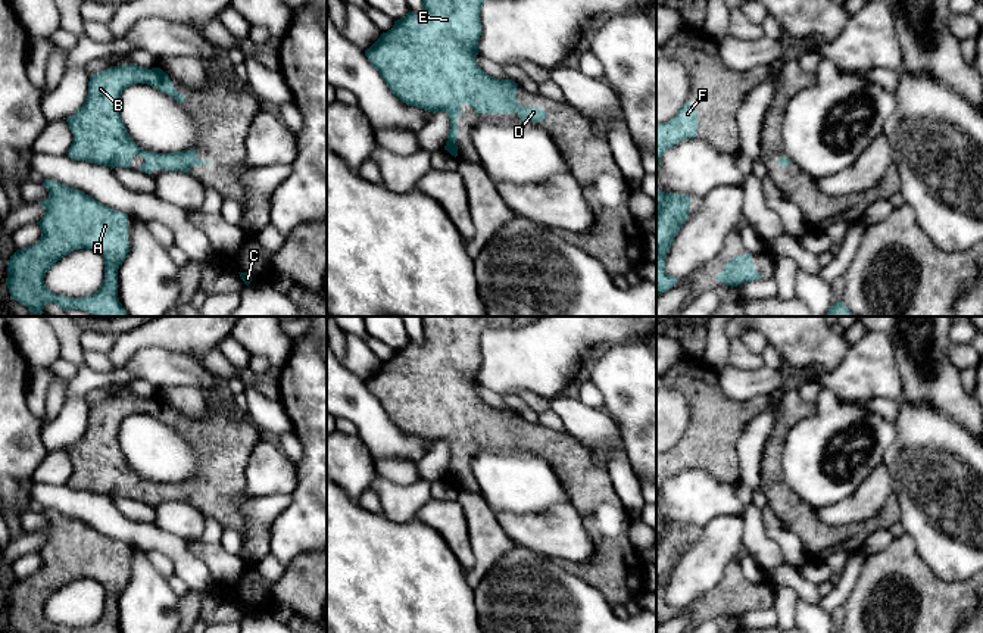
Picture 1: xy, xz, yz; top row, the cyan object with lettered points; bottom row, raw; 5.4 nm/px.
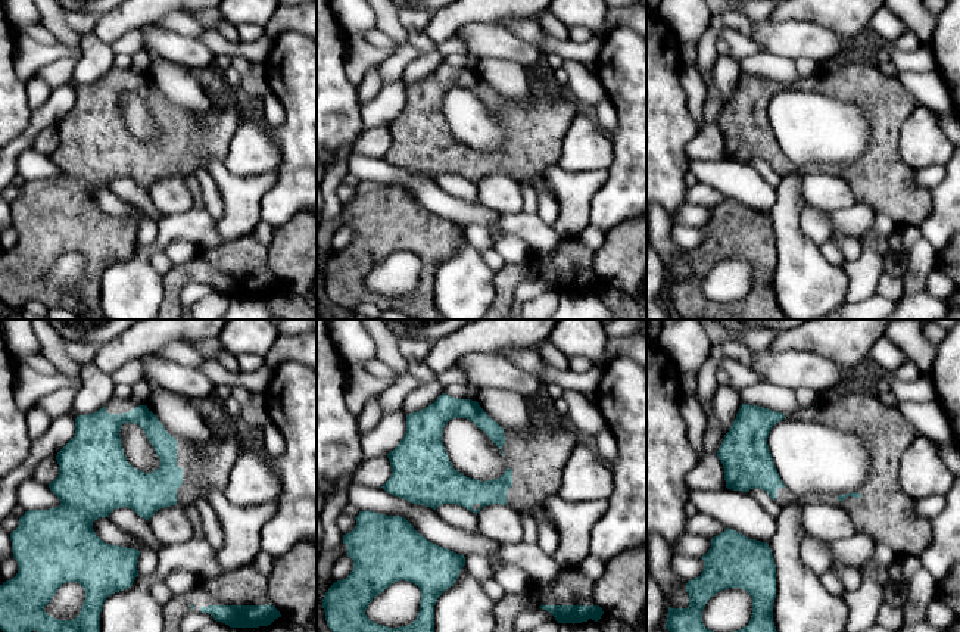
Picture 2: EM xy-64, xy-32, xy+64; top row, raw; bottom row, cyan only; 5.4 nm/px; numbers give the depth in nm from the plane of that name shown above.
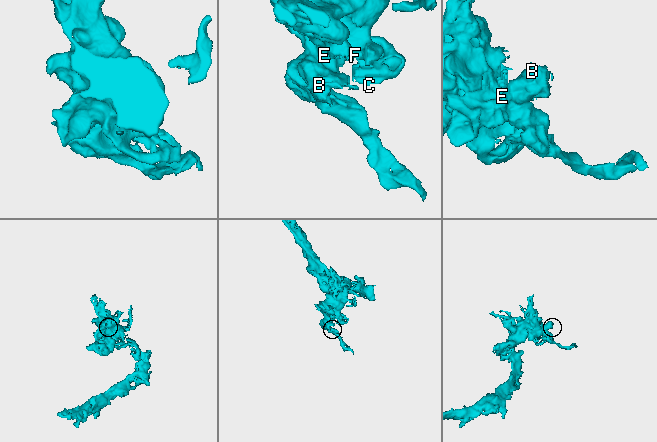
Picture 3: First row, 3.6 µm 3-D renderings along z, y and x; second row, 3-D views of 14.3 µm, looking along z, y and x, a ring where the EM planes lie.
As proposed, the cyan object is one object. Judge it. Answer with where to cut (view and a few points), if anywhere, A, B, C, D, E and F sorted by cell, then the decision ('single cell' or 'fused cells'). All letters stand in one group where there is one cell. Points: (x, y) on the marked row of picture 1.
no cut | A B C D E F | single cell

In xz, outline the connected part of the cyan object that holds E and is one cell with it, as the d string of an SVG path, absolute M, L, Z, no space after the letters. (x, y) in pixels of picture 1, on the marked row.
M422 0L422 13L408 12L394 21L387 32L365 50L371 65L380 72L390 91L403 103L428 112L446 112L450 119L444 150L458 156L458 116L461 106L469 105L477 113L518 113L519 121L539 122L546 119L546 112L539 107L524 107L517 103L518 84L512 79L496 79L487 75L475 60L481 35L480 10L486 0Z

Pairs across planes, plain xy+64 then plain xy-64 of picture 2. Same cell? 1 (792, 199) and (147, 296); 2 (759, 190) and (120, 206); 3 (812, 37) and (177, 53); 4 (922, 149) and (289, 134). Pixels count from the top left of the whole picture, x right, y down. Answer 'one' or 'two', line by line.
1: one
2: one
3: one
4: two

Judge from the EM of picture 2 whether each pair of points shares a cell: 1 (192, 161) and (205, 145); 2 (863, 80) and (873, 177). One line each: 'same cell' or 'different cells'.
1: same cell
2: same cell

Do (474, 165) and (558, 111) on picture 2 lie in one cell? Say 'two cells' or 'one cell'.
one cell

